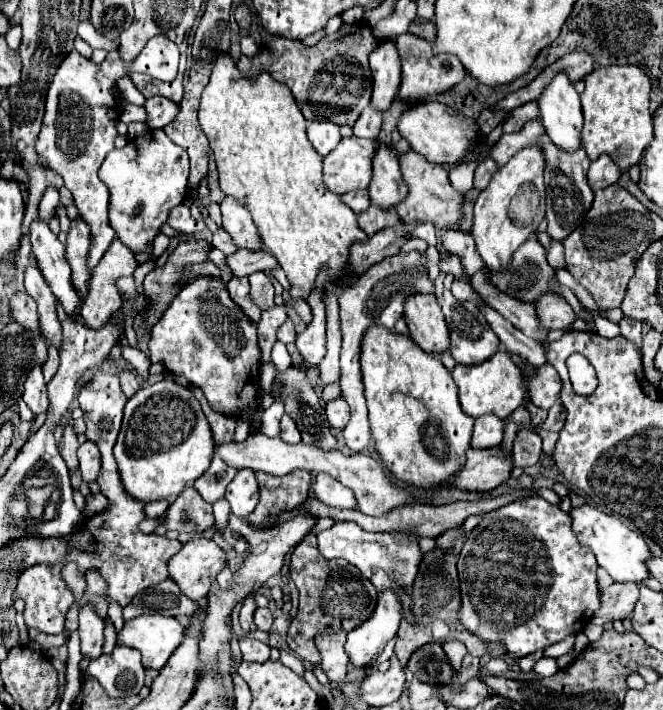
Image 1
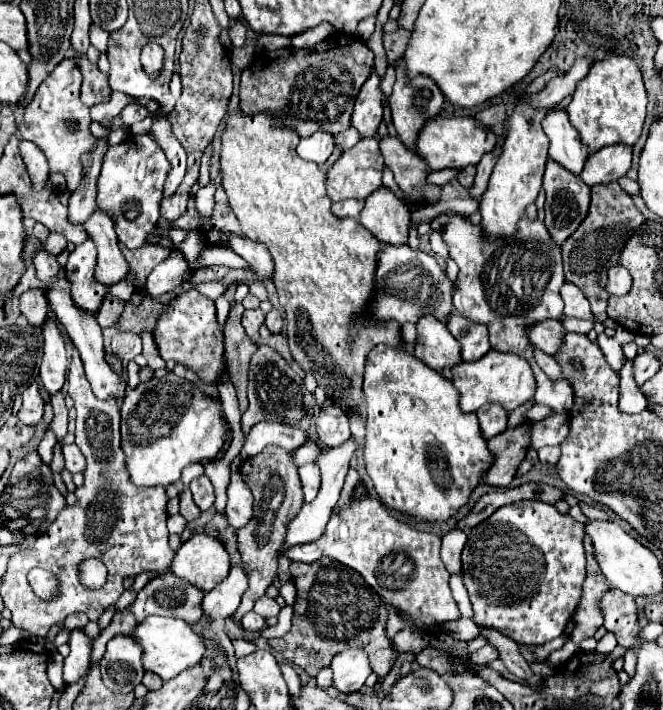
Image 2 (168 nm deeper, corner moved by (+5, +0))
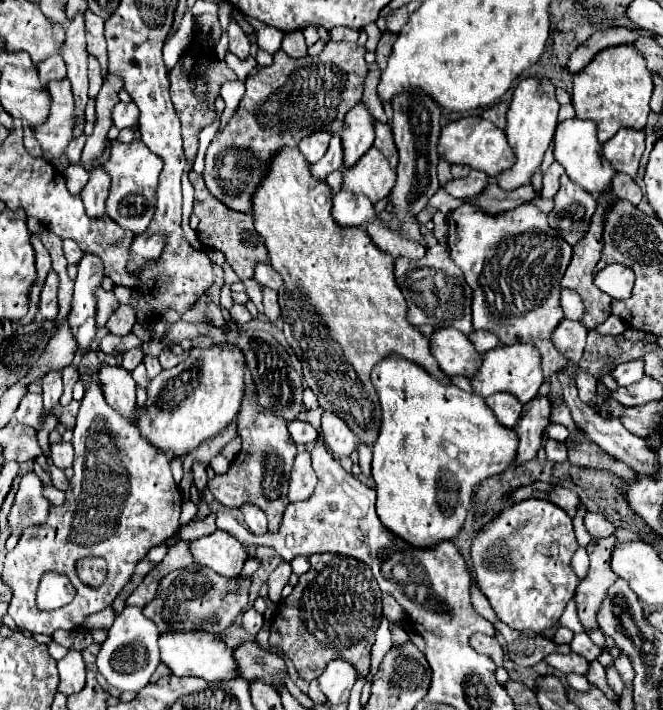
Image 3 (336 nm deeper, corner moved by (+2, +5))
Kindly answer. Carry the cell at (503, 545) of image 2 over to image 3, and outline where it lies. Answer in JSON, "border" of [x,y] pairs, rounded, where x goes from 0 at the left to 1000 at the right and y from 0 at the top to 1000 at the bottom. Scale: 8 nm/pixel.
{"border":[[[804,701],[780,707],[756,718],[756,724],[750,724],[744,732],[738,732],[719,749],[710,766],[710,789],[719,823],[741,848],[741,856],[747,859],[753,873],[777,887],[804,887],[816,893],[843,876],[843,868],[849,865],[855,848],[867,839],[873,814],[861,800],[861,786],[870,772],[873,769],[867,761],[861,727],[828,704]]]}

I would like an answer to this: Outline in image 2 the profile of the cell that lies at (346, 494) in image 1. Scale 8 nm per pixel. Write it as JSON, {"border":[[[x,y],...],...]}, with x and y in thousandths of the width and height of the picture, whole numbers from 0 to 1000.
{"border":[[[468,652],[462,658],[452,658],[449,661],[449,669],[452,669],[452,677],[456,677],[456,692],[459,692],[459,706],[468,708],[477,694],[480,694],[480,686],[483,686],[483,663],[480,663],[480,655]]]}

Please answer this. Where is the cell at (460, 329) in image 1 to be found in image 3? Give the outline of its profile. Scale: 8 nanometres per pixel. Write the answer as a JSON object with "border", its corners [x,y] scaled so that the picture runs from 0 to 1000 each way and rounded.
{"border":[[[713,465],[713,468],[707,470],[707,479],[713,482],[713,487],[716,487],[716,493],[719,493],[722,499],[732,499],[732,496],[744,493],[747,487],[753,487],[750,473],[744,473],[744,470],[735,468],[735,465]]]}

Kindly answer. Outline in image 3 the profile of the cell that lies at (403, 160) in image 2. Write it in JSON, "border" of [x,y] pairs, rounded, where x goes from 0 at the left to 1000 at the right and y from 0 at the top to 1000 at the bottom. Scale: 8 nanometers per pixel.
{"border":[[[566,172],[566,206],[581,217],[581,223],[587,223],[590,237],[599,239],[599,231],[602,231],[602,214],[599,214],[599,208],[596,208],[593,186],[590,186],[590,177],[587,177],[587,175]]]}

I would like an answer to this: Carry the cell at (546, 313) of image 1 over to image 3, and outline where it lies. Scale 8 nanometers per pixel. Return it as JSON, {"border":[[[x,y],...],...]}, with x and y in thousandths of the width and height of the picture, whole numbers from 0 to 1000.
{"border":[[[920,444],[920,446],[906,458],[897,462],[897,466],[910,472],[935,472],[940,470],[946,462],[946,456],[932,445]]]}

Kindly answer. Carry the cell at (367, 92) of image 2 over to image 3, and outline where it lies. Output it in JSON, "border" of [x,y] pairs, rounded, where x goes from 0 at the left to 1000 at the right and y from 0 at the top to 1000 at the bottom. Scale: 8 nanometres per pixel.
{"border":[[[541,141],[532,155],[520,163],[520,177],[514,183],[514,197],[520,206],[520,231],[532,234],[560,206],[566,189],[566,166],[554,155],[551,144]]]}

